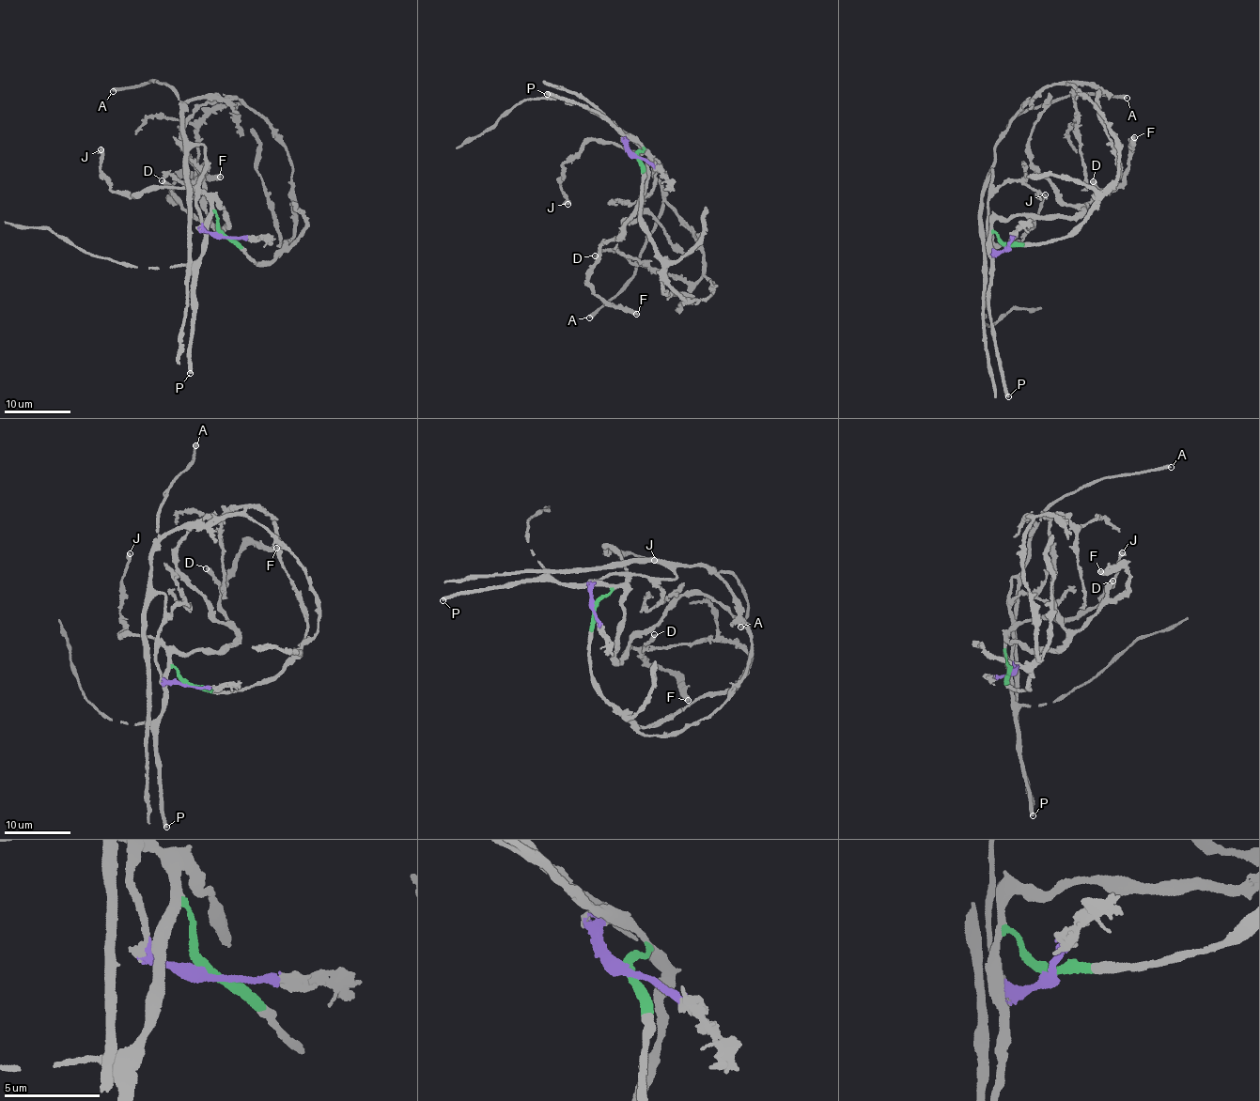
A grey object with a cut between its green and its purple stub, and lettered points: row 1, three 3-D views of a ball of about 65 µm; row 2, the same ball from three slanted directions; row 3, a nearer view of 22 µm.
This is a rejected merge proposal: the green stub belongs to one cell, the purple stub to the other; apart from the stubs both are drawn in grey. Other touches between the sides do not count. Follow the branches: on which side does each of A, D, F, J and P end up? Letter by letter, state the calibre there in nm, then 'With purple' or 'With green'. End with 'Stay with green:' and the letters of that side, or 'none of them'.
A: Thickness 400 nm. With purple
D: Thickness 480 nm. With green
F: Thickness 440 nm. With green
J: Thickness 480 nm. With green
P: Thickness 400 nm. With green
Stay with green: D, F, J, P

